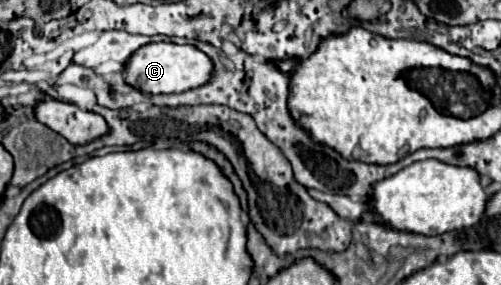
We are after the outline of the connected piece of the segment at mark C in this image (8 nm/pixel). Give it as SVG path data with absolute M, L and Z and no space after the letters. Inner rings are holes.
M147 43L139 47L125 65L125 83L155 95L155 93L183 93L187 89L199 87L209 81L213 63L193 45L175 45L175 43Z

